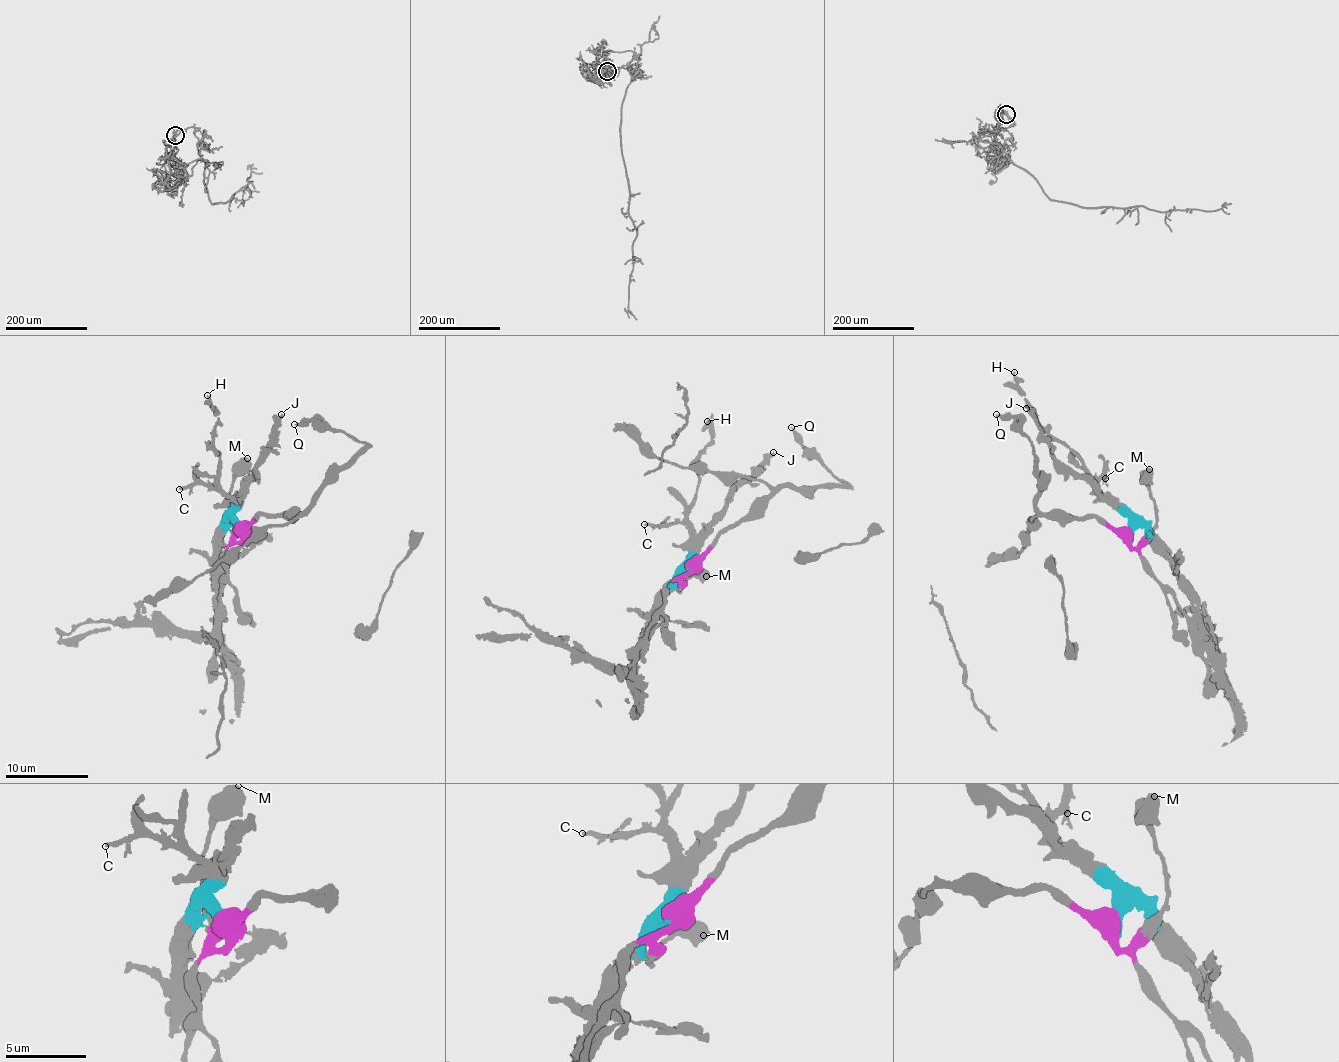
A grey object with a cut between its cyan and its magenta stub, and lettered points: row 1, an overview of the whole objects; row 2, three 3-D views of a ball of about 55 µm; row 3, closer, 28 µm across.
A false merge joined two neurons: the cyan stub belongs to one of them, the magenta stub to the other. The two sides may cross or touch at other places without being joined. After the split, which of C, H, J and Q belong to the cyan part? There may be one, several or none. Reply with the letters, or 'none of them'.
C, H, J

